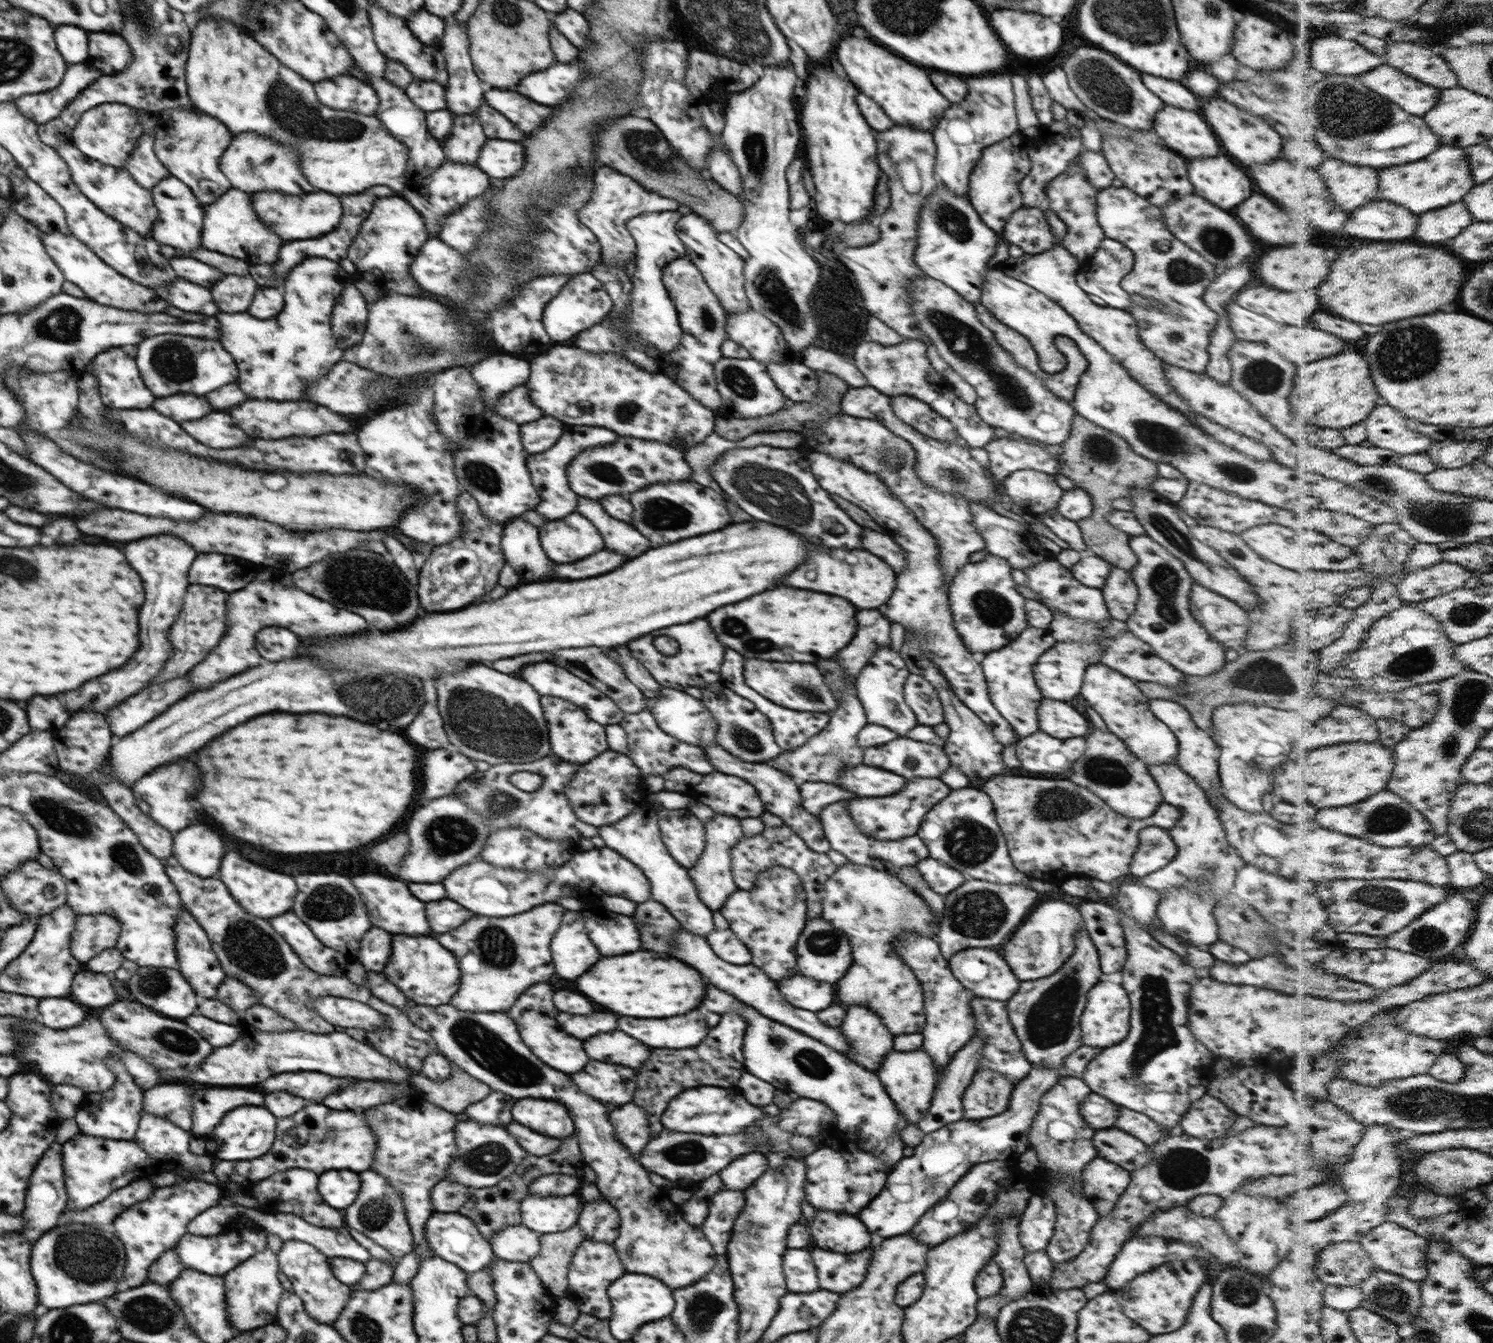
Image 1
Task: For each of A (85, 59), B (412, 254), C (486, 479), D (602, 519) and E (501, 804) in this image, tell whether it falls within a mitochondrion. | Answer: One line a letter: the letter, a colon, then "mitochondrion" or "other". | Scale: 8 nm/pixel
A: other
B: other
C: mitochondrion
D: other
E: mitochondrion

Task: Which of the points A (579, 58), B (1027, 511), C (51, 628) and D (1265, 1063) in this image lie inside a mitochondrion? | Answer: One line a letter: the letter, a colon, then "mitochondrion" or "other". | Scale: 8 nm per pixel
A: other
B: other
C: other
D: other

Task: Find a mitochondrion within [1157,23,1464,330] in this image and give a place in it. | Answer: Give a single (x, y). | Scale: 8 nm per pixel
(1343, 111)

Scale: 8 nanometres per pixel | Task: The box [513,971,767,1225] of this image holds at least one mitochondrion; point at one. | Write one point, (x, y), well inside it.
(682, 1151)

